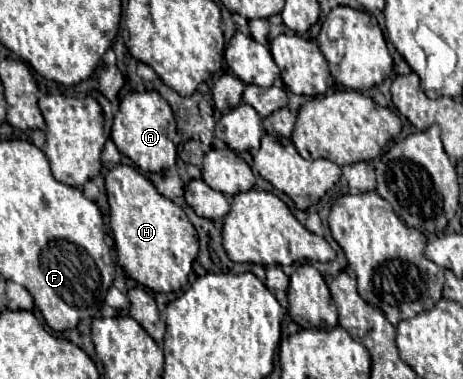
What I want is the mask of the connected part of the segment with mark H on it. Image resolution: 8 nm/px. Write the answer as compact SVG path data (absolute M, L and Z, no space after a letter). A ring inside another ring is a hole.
M119 164L111 168L105 174L105 190L115 252L125 274L157 294L169 294L183 288L199 252L197 232L185 212L169 198L161 196L133 166Z

